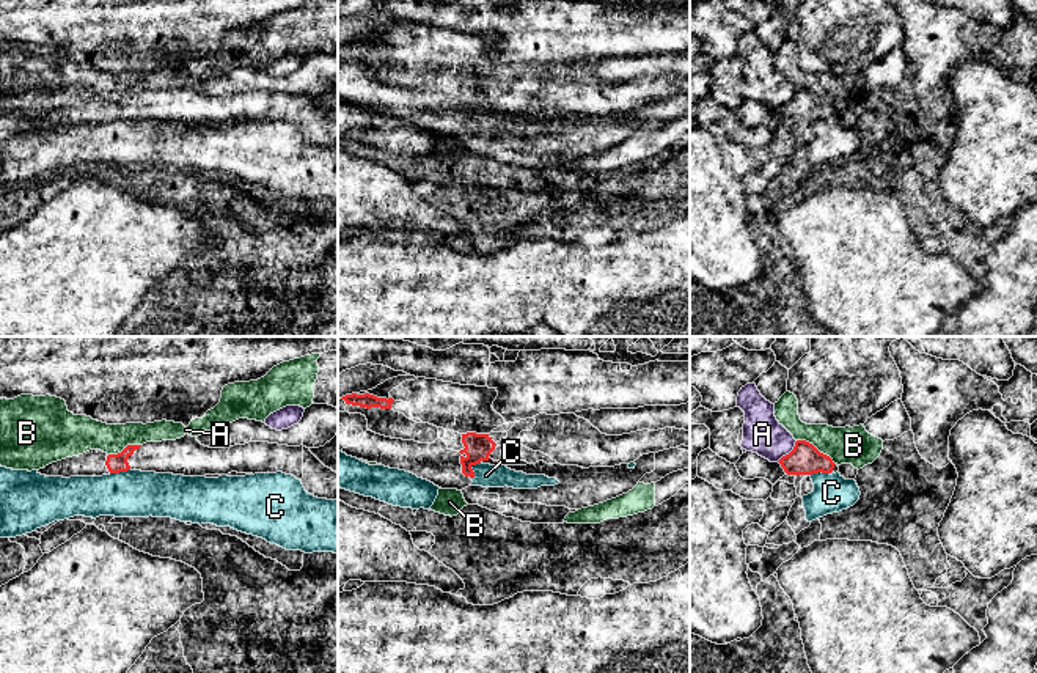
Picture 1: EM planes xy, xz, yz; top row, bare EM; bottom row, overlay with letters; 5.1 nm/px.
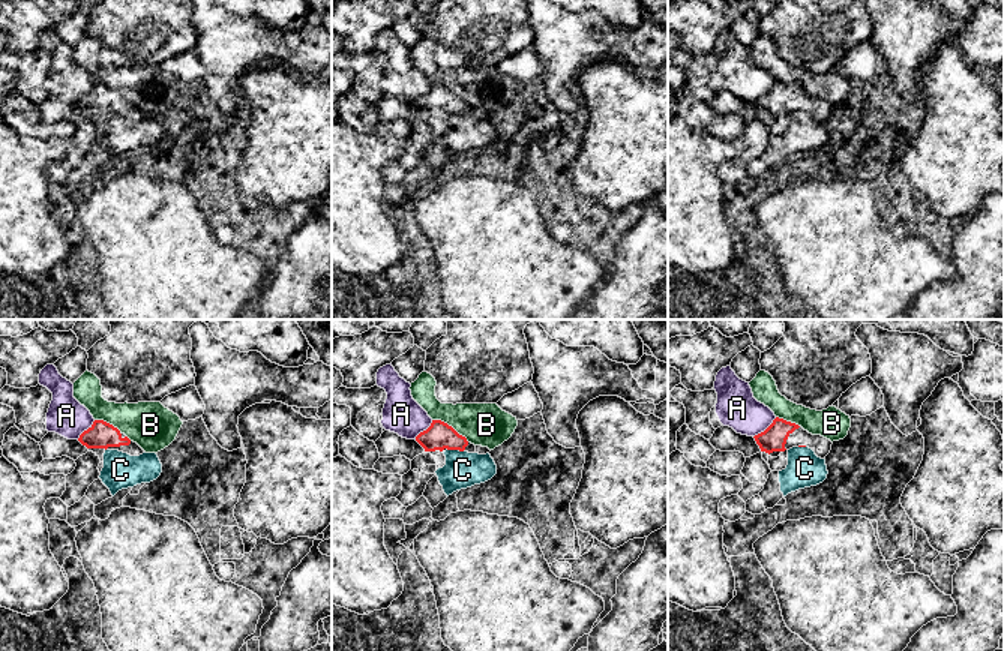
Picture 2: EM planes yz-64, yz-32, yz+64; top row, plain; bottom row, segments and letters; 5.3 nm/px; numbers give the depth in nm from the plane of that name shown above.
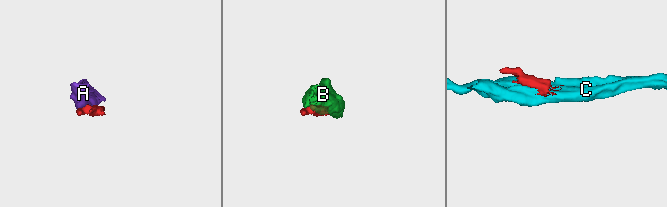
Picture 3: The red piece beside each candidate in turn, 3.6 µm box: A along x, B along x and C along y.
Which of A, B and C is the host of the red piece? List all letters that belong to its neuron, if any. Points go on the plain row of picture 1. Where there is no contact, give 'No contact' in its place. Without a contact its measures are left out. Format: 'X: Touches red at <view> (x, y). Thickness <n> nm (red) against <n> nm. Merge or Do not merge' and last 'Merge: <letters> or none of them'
A: Touches red at yz (789, 101). Thickness 160 nm (red) against 200 nm. Do not merge
B: Touches red at yz (816, 96). Thickness 160 nm (red) against 190 nm. Do not merge
C: Touches red at xz (472, 117). Thickness 140 nm (red) against 120 nm. Do not merge
Merge: none of them

